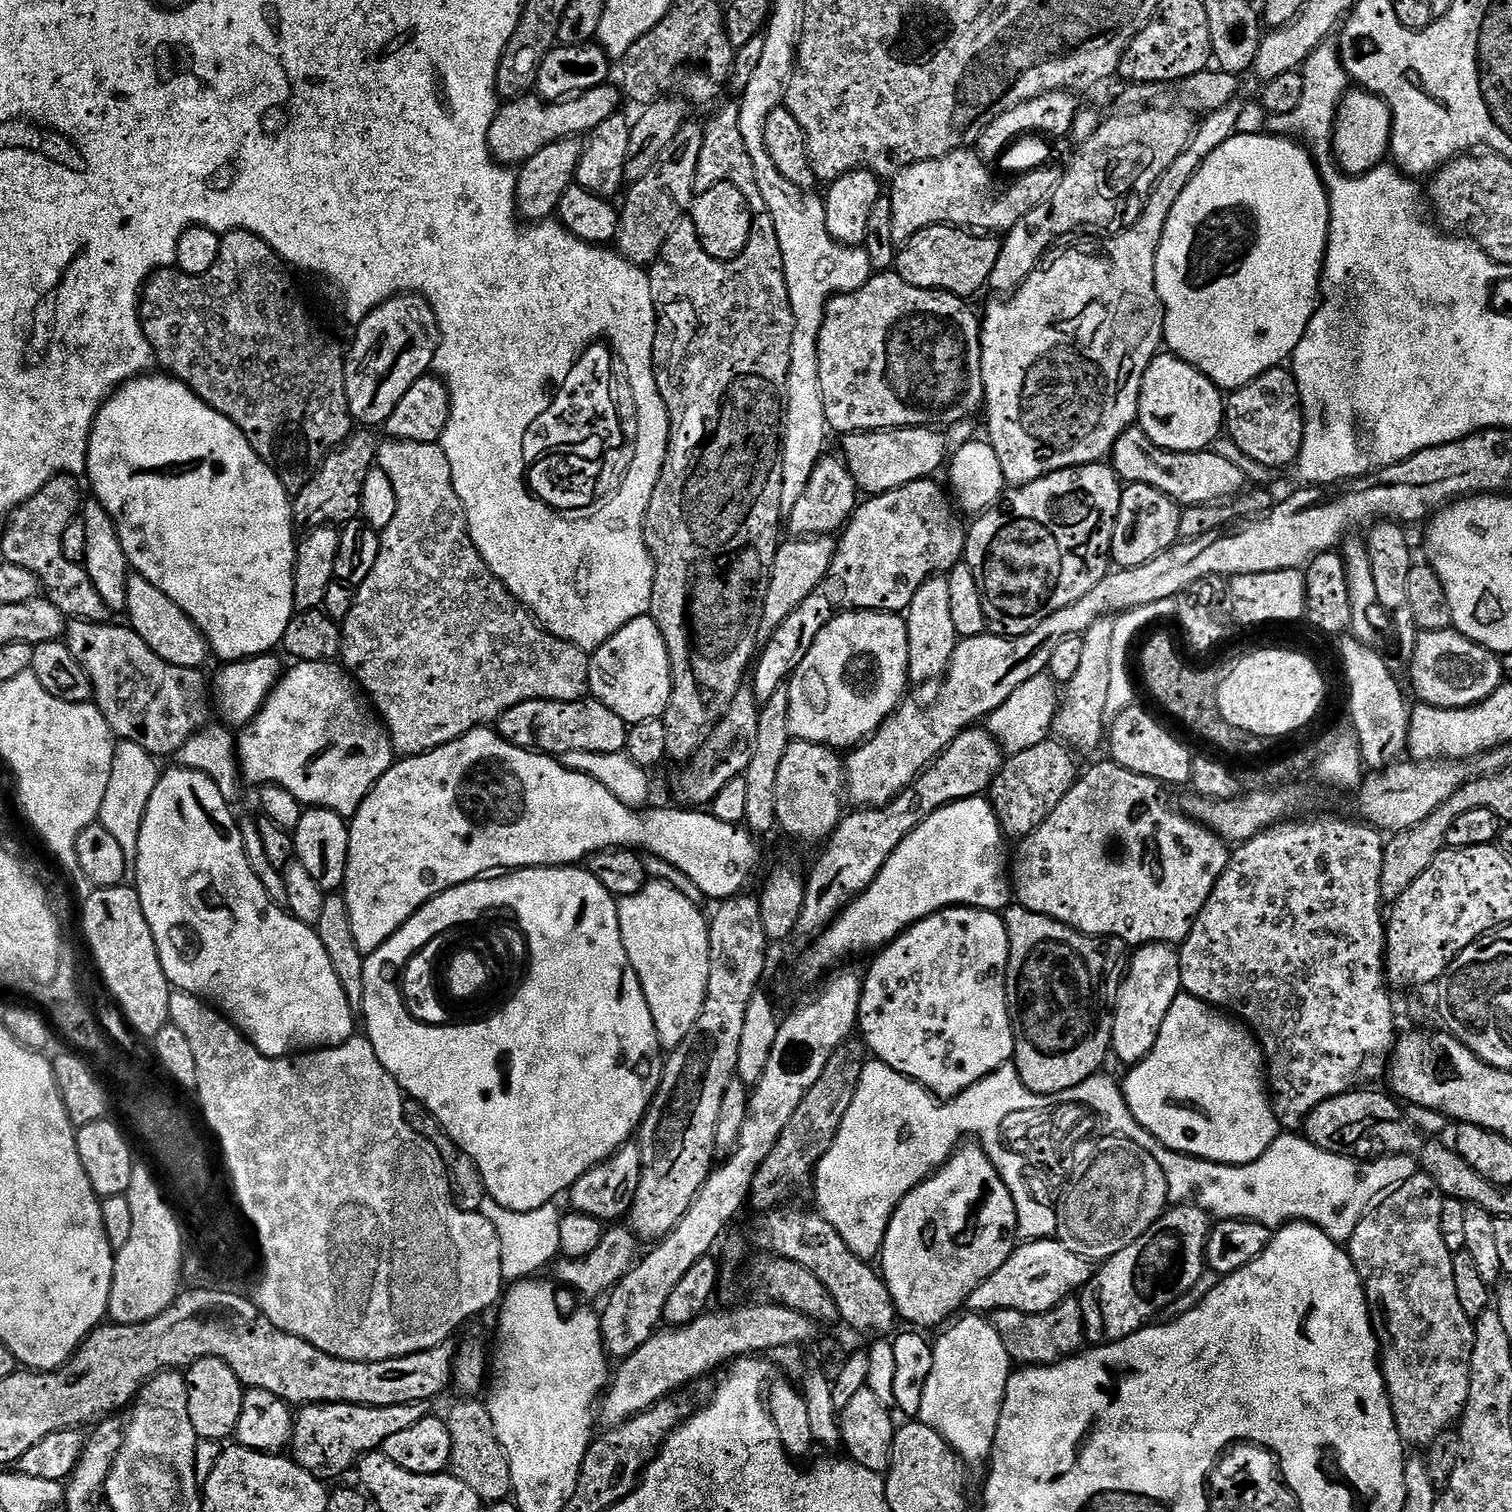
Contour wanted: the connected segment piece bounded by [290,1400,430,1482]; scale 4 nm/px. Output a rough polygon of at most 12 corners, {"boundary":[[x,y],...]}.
{"boundary":[[306,1404],[291,1459],[321,1481],[430,1415],[398,1406]]}

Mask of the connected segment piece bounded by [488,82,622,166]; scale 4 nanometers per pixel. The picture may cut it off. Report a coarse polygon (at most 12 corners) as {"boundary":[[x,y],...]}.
{"boundary":[[609,82],[566,100],[501,103],[488,145],[519,166],[621,111]]}

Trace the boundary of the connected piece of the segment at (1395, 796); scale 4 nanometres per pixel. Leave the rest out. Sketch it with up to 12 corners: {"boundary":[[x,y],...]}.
{"boundary":[[1463,760],[1369,771],[1359,819],[1384,834],[1418,826],[1474,776]]}

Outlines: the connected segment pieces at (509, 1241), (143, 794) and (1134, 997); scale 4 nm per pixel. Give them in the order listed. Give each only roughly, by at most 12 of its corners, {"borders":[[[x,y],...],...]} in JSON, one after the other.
{"borders":[[[486,1198],[505,1281],[551,1265],[560,1251],[555,1203],[515,1212]],[[120,740],[99,824],[138,862],[157,757]],[[1171,944],[1131,953],[1112,1017],[1114,1056],[1152,1052],[1176,996]]]}

